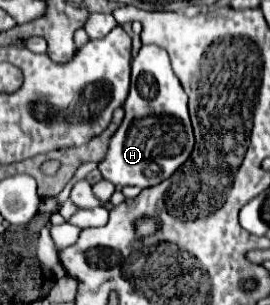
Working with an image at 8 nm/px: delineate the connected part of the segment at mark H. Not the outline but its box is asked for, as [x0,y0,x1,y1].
[99,45,195,189]

